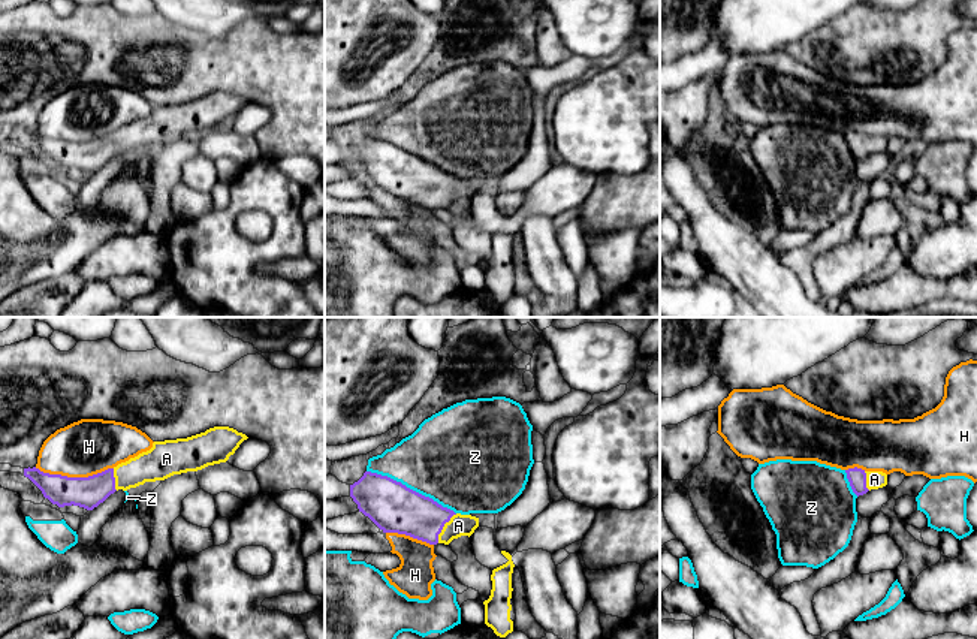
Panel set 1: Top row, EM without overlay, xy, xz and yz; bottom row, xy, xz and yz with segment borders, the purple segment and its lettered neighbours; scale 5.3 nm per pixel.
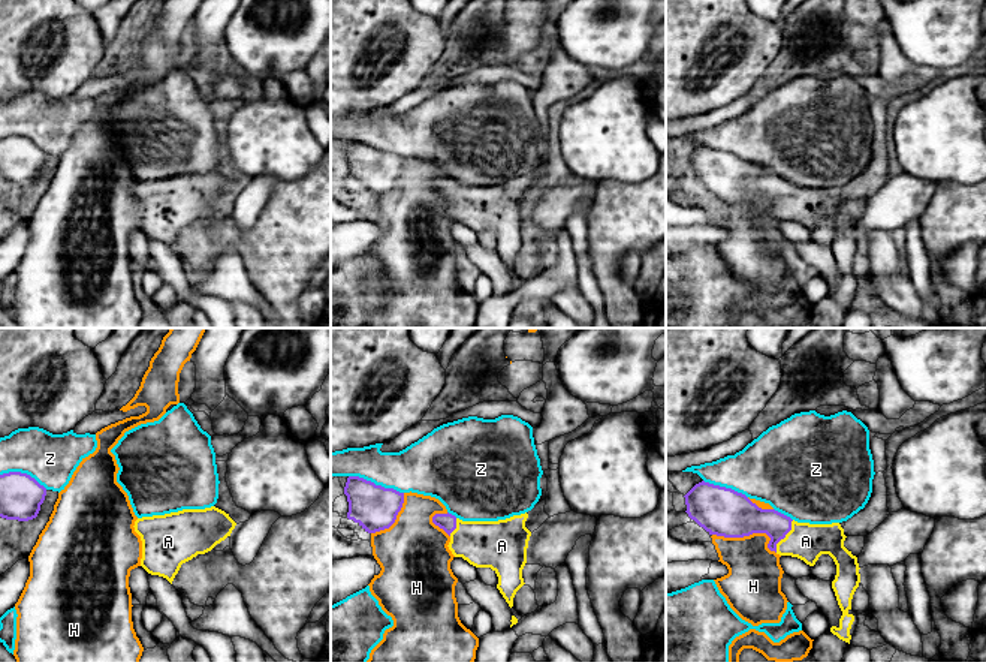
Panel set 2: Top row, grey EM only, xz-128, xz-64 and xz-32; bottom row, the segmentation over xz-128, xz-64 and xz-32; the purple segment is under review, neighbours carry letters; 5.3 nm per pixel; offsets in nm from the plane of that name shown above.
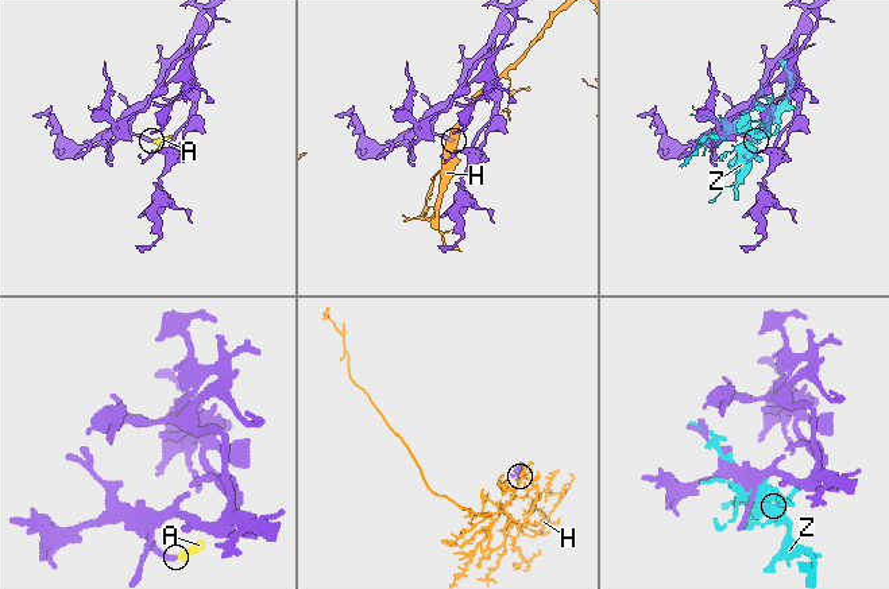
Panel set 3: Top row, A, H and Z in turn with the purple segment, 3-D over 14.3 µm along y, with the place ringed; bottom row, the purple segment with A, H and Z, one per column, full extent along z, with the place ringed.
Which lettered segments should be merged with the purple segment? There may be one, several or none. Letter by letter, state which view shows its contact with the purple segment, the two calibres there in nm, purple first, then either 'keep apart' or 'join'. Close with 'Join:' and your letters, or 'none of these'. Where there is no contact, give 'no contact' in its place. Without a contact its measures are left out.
A: contact in xz; calibres 260 and 120 nm; join
H: contact in xy; calibres 170 and 300 nm; keep apart
Z: contact in xz; calibres 260 and 460 nm; keep apart
Join: A

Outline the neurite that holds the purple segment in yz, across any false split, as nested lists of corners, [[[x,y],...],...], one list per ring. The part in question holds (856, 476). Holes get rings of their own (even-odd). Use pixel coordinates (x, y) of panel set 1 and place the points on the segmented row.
[[[862,468],[845,470],[847,479],[853,492],[859,497],[871,489],[878,489],[887,485],[887,474],[883,471],[865,471]]]

